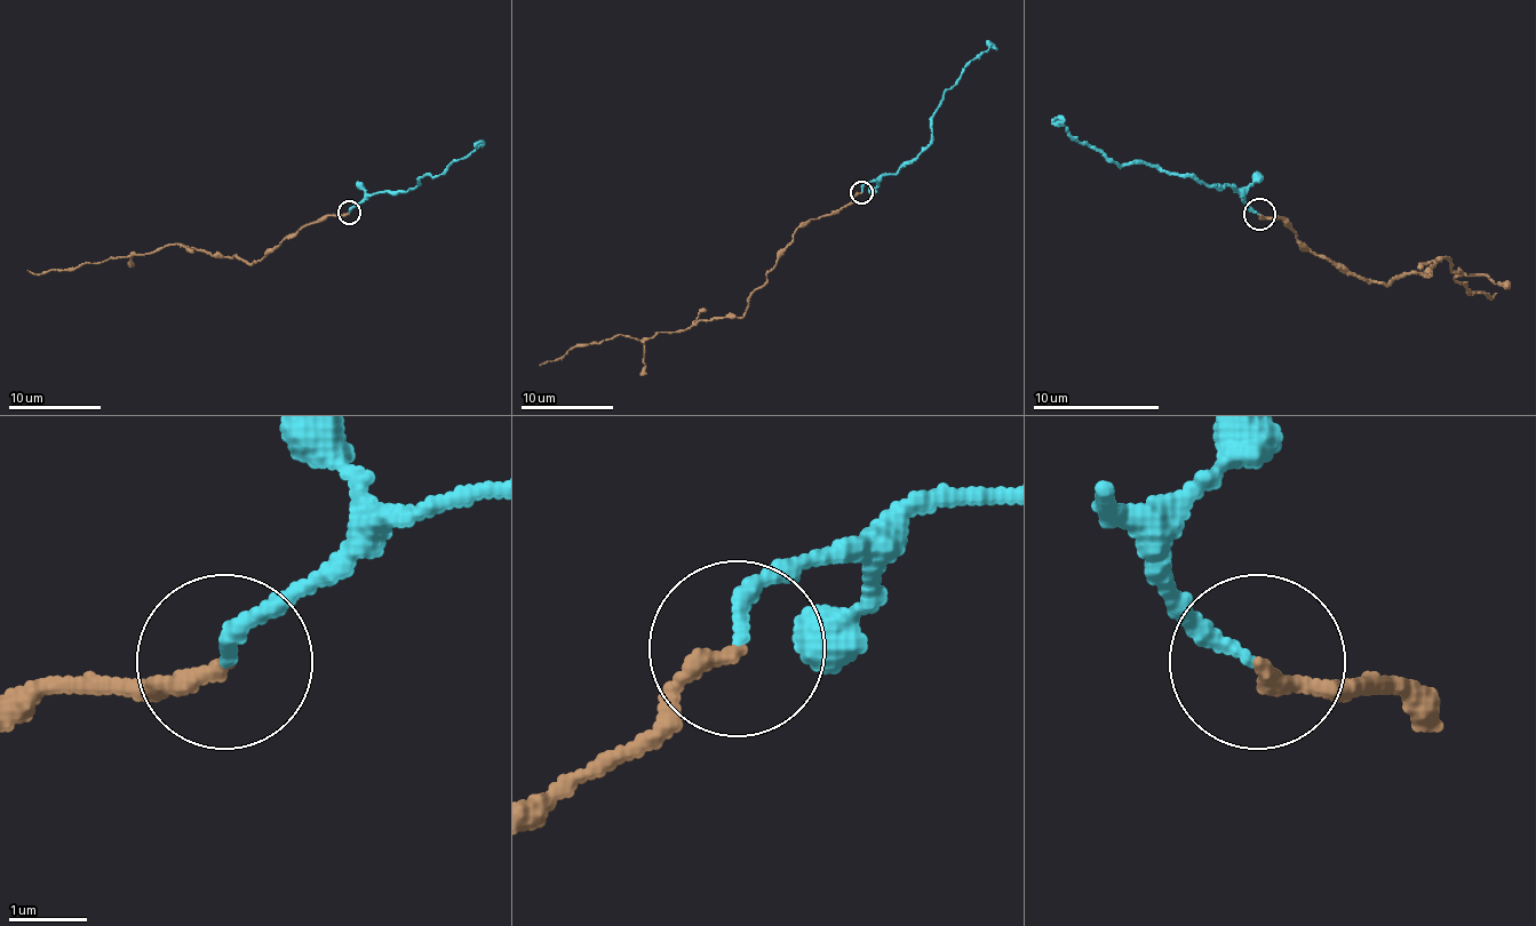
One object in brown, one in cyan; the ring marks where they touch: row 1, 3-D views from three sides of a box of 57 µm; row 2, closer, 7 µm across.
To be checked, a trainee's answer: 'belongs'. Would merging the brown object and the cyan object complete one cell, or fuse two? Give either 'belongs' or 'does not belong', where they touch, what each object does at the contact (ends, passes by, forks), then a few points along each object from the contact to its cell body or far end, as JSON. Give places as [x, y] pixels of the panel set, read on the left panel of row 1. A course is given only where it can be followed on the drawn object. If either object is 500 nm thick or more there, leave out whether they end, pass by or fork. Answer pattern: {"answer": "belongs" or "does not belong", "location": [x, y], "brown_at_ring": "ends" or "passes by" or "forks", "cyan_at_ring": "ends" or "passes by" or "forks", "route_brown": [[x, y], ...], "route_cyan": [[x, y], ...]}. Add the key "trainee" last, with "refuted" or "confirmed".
{"answer": "belongs", "location": [349, 213], "brown_at_ring": "ends", "cyan_at_ring": "ends", "route_brown": [[350, 213], [326, 215], [245, 264], [236, 255], [211, 257], [165, 245], [97, 264], [28, 271]], "route_cyan": [[350, 213], [380, 192], [412, 190], [423, 176], [437, 176], [461, 157], [468, 157], [484, 141]], "trainee": "confirmed"}

